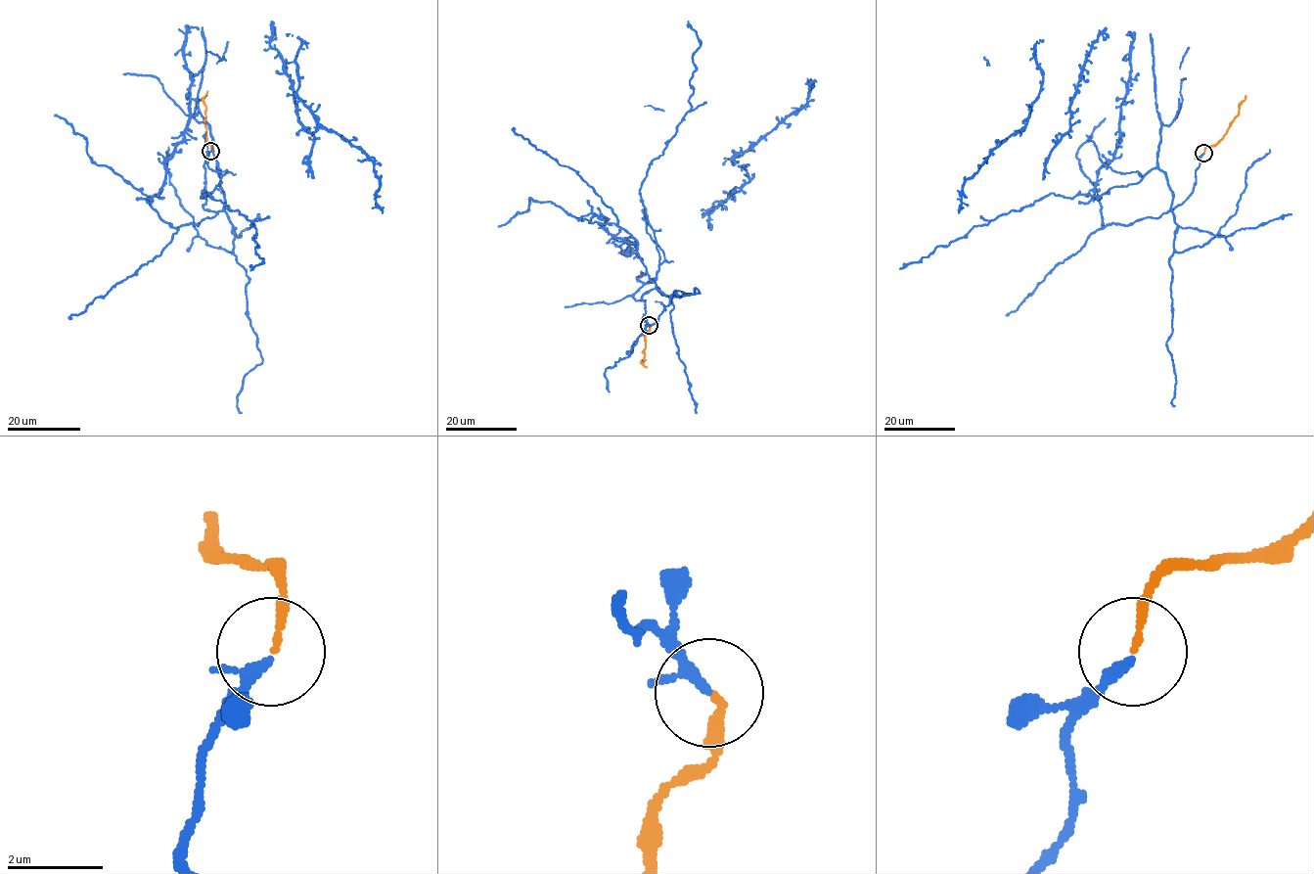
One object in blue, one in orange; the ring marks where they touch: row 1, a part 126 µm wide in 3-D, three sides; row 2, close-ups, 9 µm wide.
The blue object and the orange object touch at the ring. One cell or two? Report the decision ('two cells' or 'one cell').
one cell

